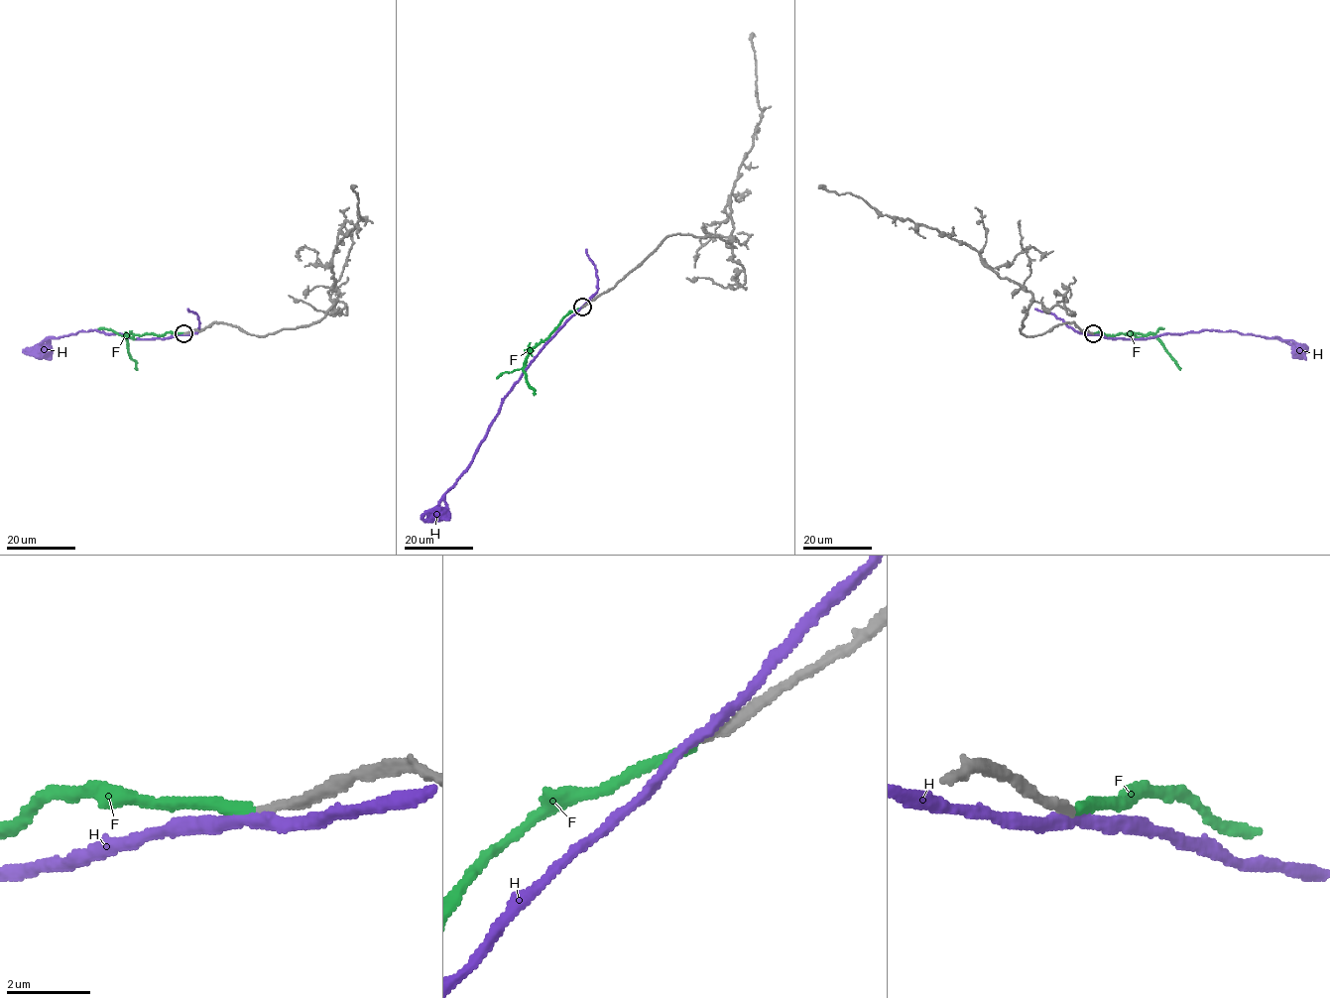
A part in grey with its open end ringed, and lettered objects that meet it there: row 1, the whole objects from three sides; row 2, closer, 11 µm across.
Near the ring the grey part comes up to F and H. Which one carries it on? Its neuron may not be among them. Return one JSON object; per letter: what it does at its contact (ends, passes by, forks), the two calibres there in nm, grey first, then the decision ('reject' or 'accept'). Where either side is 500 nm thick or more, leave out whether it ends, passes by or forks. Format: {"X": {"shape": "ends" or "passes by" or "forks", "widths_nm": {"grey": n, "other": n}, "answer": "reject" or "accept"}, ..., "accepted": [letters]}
{"F": {"shape": "ends", "widths_nm": {"grey": 220, "other": 240}, "answer": "accept"}, "H": {"shape": "passes by", "widths_nm": {"grey": 280, "other": 260}, "answer": "reject"}, "accepted": ["F"]}

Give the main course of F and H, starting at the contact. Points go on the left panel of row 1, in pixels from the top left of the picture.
F: (183, 333), (127, 333), (127, 352), (137, 370)
H: (184, 333), (140, 339), (119, 333), (80, 330), (49, 337), (41, 344), (42, 349)

